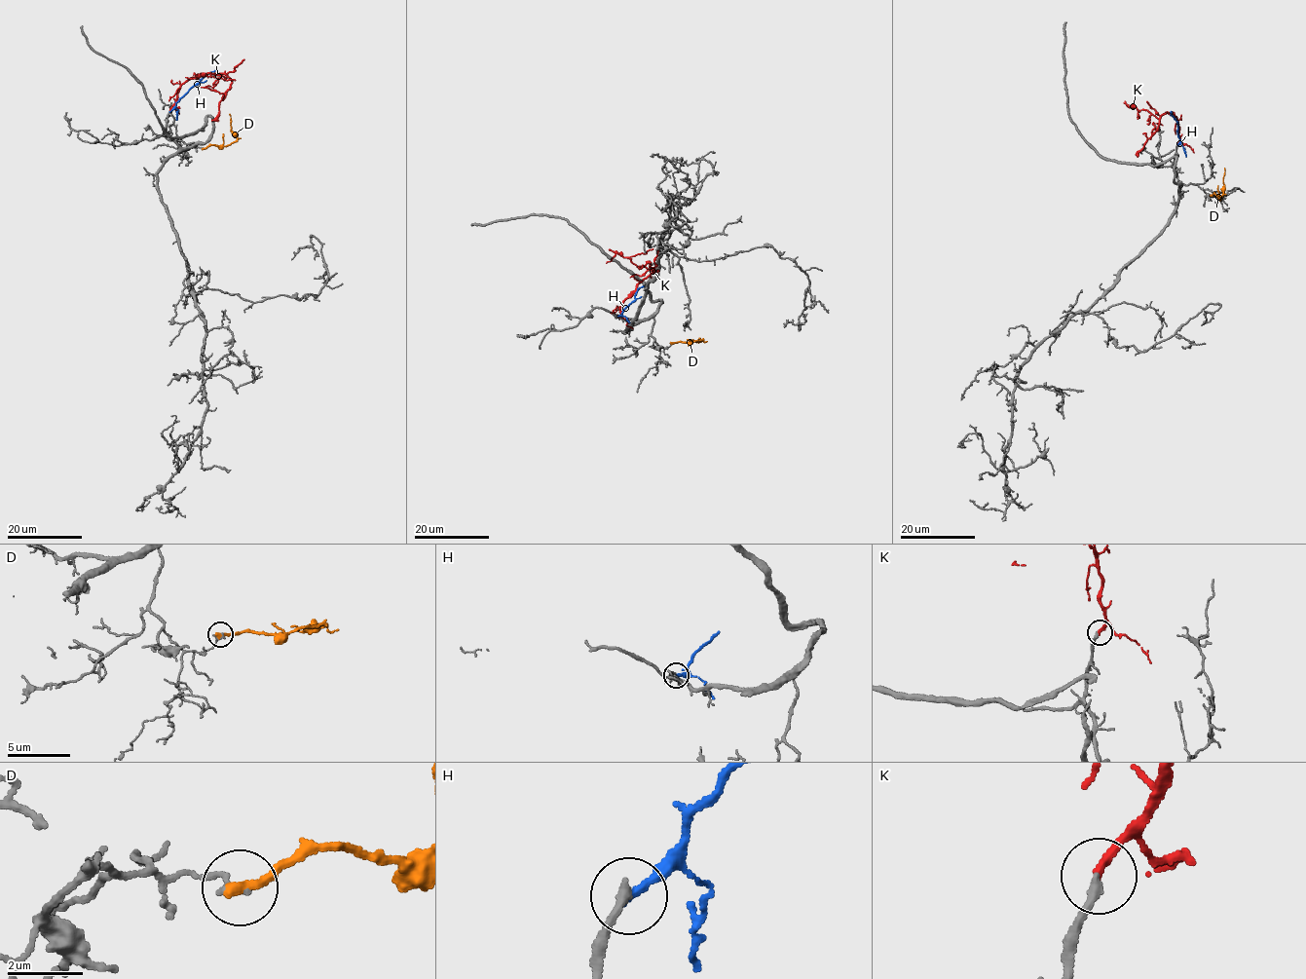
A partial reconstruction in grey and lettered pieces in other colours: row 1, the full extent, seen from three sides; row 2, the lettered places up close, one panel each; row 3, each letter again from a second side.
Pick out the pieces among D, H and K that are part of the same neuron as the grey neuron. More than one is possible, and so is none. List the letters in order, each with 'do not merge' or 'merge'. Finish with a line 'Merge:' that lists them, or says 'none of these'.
D: do not merge
H: do not merge
K: merge
Merge: K

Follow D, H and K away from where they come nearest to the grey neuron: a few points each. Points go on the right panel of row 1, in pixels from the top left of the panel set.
D: (1212, 195), (1219, 199), (1222, 195), (1224, 168)
H: (1178, 144), (1178, 124), (1171, 111)
K: (1178, 143), (1178, 122), (1174, 115), (1168, 112), (1157, 118), (1146, 110), (1130, 107), (1135, 106)

